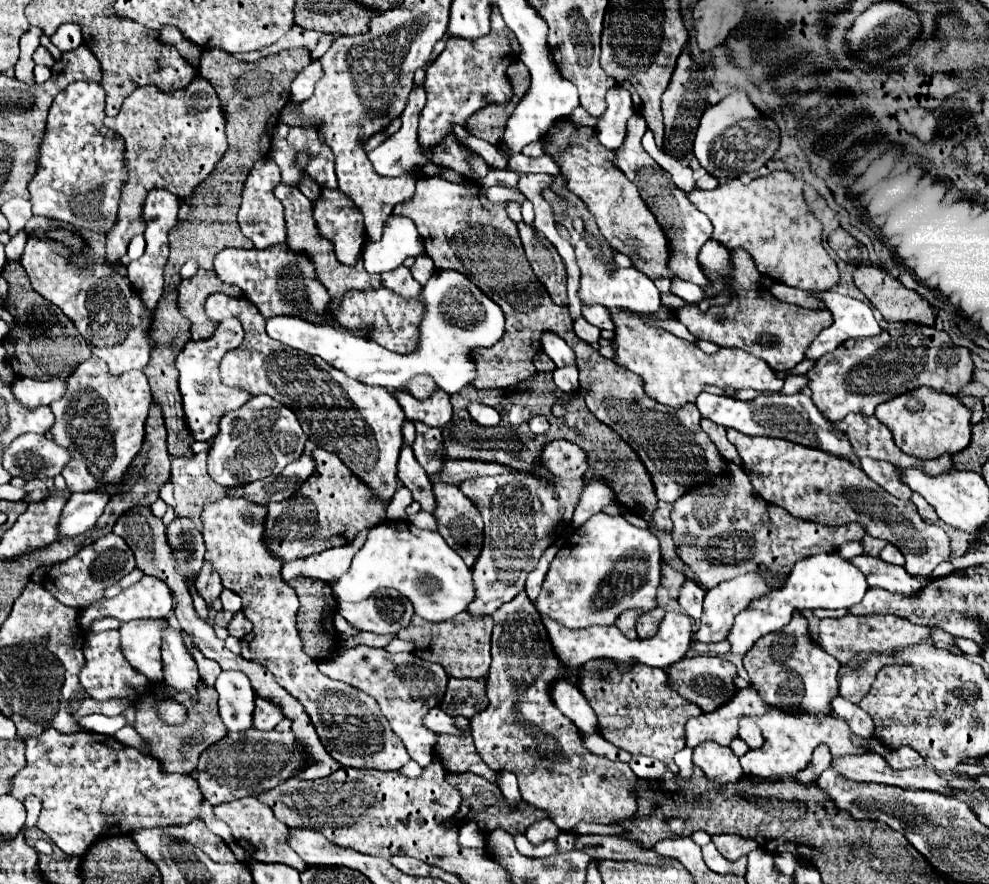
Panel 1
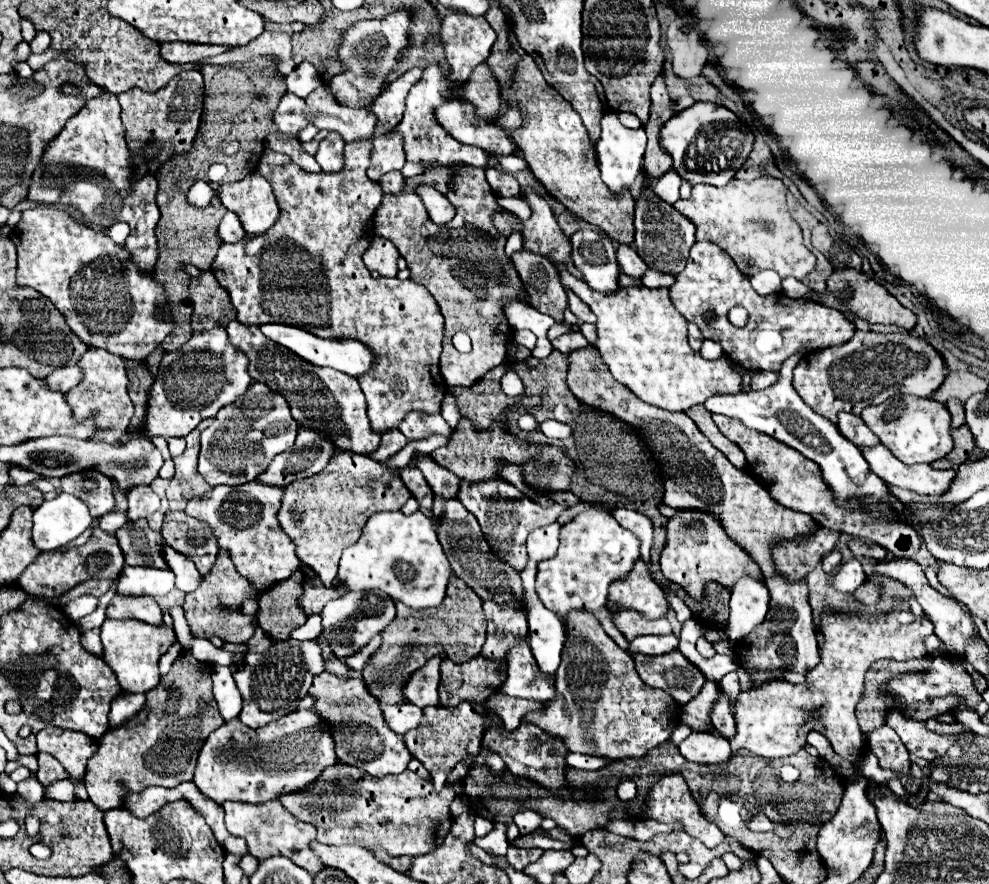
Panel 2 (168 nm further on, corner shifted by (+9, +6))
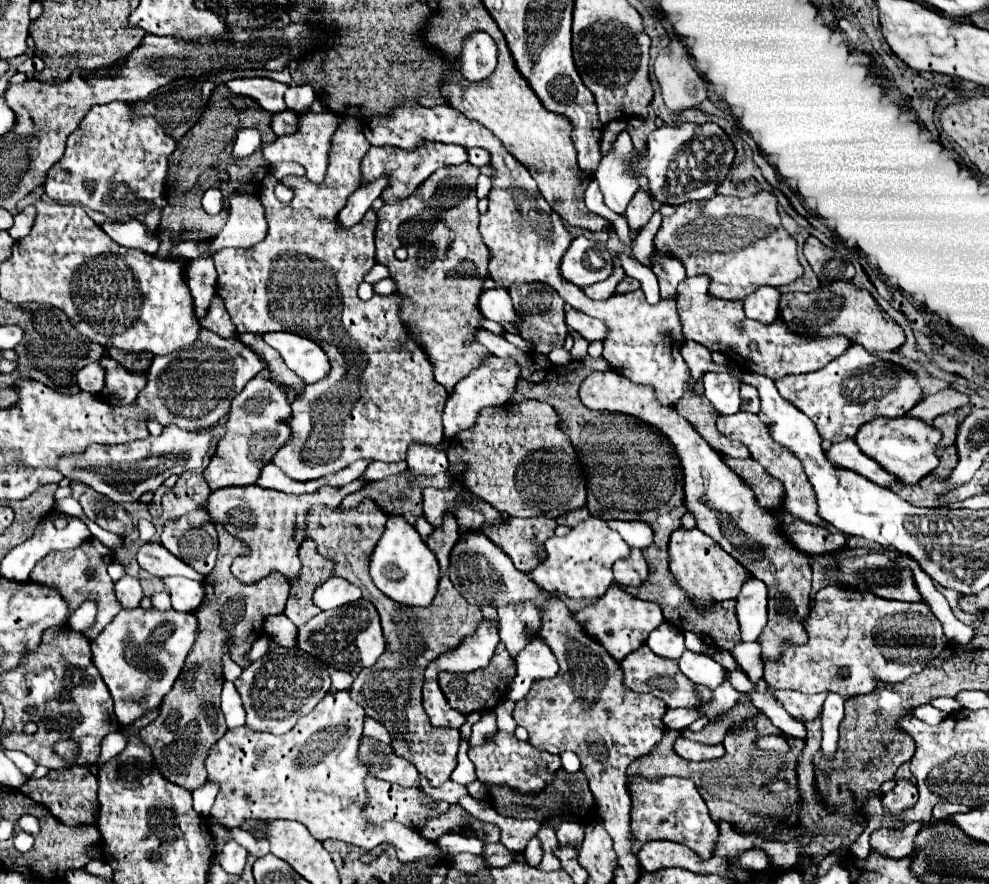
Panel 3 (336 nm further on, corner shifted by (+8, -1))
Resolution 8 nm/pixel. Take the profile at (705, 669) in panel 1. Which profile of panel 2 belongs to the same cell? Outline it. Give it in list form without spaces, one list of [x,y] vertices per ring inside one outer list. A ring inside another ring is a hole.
[[[670,652],[664,656],[634,654],[636,672],[640,678],[660,690],[666,690],[678,704],[686,704],[702,690],[704,674],[682,652]]]

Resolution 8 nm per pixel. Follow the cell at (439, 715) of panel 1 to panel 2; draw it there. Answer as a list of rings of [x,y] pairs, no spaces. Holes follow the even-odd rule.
[[[382,704],[382,712],[388,720],[388,726],[394,732],[406,734],[408,730],[414,730],[420,726],[422,722],[422,708],[414,706],[414,704]]]

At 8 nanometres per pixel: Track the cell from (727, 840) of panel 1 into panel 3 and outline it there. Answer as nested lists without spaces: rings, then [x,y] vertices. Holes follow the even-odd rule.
[[[633,775],[629,779],[627,791],[631,795],[631,833],[635,837],[631,849],[633,853],[637,853],[647,841],[665,839],[689,847],[703,859],[713,857],[713,849],[717,841],[717,823],[709,817],[707,805],[701,799],[701,795],[695,791],[693,781],[681,777],[645,779],[641,775]]]

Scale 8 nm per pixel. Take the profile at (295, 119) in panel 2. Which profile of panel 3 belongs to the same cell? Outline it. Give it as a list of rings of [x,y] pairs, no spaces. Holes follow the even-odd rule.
[[[233,79],[233,81],[227,81],[225,87],[239,97],[253,99],[265,111],[287,109],[283,101],[283,95],[287,91],[285,83],[277,83],[273,79]]]

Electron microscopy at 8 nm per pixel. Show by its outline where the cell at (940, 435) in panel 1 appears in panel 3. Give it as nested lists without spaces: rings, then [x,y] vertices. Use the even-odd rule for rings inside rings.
[[[901,417],[901,419],[875,419],[873,423],[865,423],[861,431],[855,435],[857,447],[871,459],[875,459],[887,473],[891,473],[901,485],[915,485],[931,473],[937,465],[939,459],[935,457],[935,449],[941,441],[941,431],[935,427],[911,419],[911,417]]]

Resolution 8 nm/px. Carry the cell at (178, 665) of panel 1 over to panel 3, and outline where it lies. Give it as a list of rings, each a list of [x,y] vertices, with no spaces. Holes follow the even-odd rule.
[[[123,575],[119,581],[115,581],[115,595],[119,603],[123,605],[123,609],[139,607],[139,601],[143,599],[143,591],[141,591],[137,577]]]

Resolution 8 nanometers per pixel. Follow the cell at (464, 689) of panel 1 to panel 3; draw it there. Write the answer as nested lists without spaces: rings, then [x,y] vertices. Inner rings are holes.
[[[499,643],[495,649],[495,655],[491,659],[491,663],[485,669],[477,669],[471,673],[439,673],[439,687],[445,693],[449,705],[457,711],[461,711],[463,715],[471,713],[471,711],[491,711],[495,709],[505,697],[507,697],[507,689],[513,681],[513,657],[509,655],[505,643]]]

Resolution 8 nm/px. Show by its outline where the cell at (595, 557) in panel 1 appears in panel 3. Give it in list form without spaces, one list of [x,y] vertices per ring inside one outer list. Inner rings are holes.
[[[593,517],[579,523],[569,531],[569,535],[549,539],[545,549],[547,561],[531,571],[533,581],[549,593],[565,593],[567,597],[583,603],[593,603],[603,595],[603,591],[607,591],[607,587],[613,583],[611,565],[617,559],[629,555],[629,545],[621,539],[621,535],[609,529],[603,519]]]

